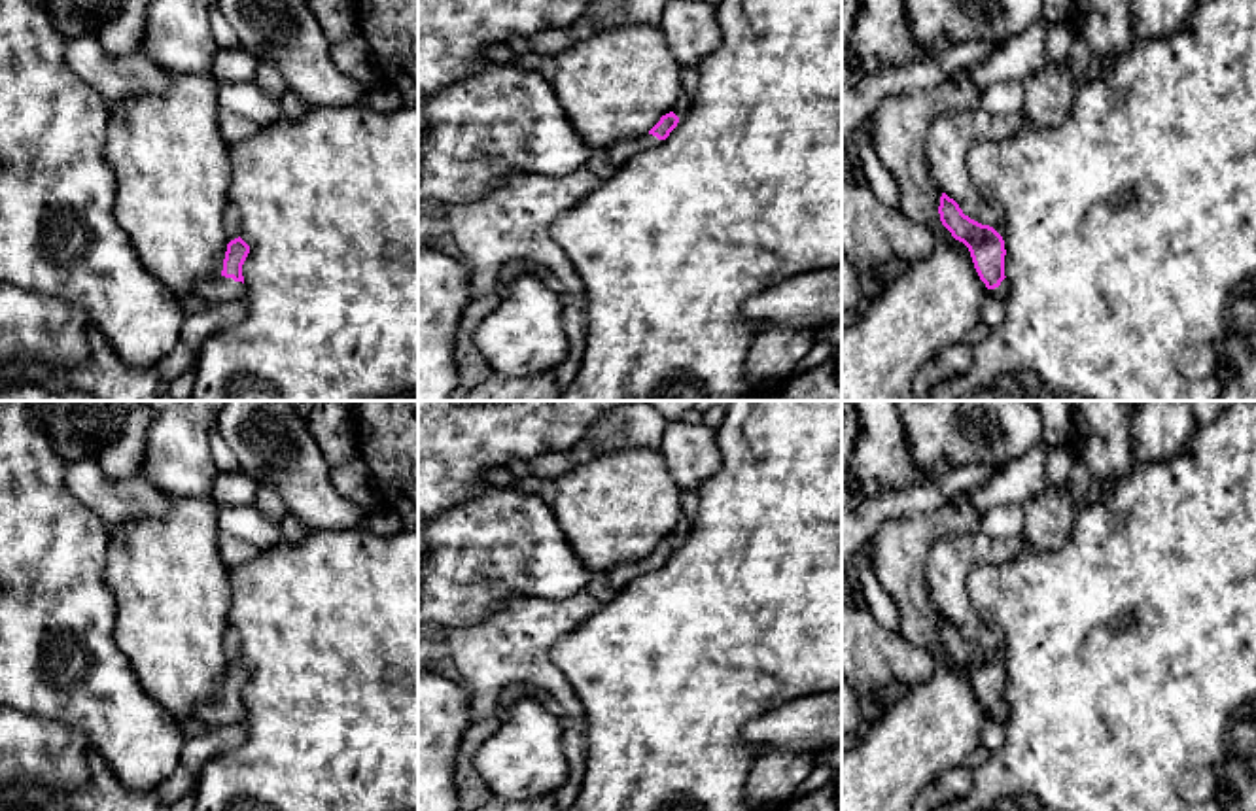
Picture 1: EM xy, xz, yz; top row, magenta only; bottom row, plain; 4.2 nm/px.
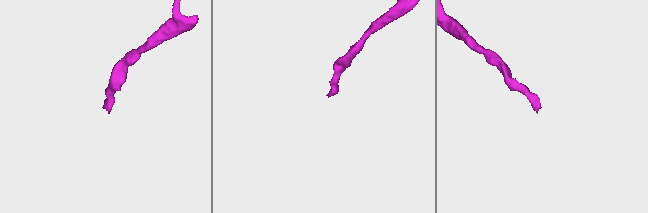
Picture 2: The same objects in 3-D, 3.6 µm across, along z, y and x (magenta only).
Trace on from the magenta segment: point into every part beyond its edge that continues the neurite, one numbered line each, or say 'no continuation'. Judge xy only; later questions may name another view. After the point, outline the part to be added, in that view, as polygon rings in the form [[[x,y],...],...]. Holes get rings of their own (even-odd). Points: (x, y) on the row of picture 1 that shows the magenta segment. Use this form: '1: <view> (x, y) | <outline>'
1: xy (218, 290) | [[[223,265],[210,280],[202,280],[193,287],[191,299],[185,304],[187,310],[238,302],[248,297],[246,285],[242,282],[235,282],[233,278],[225,278],[221,270]]]

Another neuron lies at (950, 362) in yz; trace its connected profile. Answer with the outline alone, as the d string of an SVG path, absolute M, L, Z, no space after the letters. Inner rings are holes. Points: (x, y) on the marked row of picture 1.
M957 342L931 355L914 378L914 401L925 401L936 384L967 372L974 361L972 348L968 342Z

